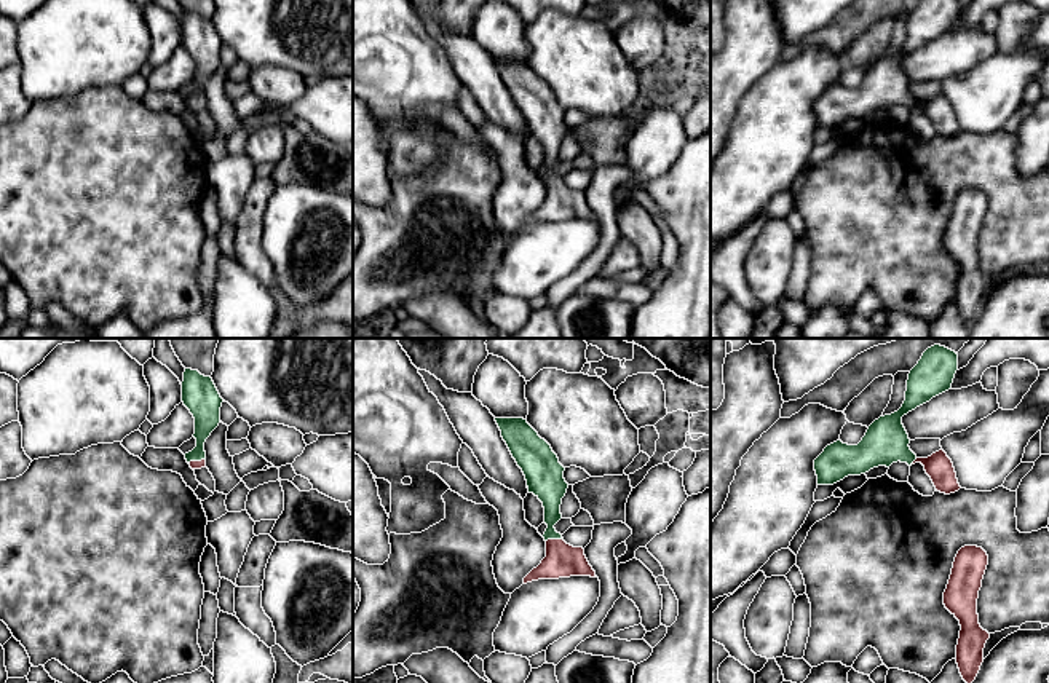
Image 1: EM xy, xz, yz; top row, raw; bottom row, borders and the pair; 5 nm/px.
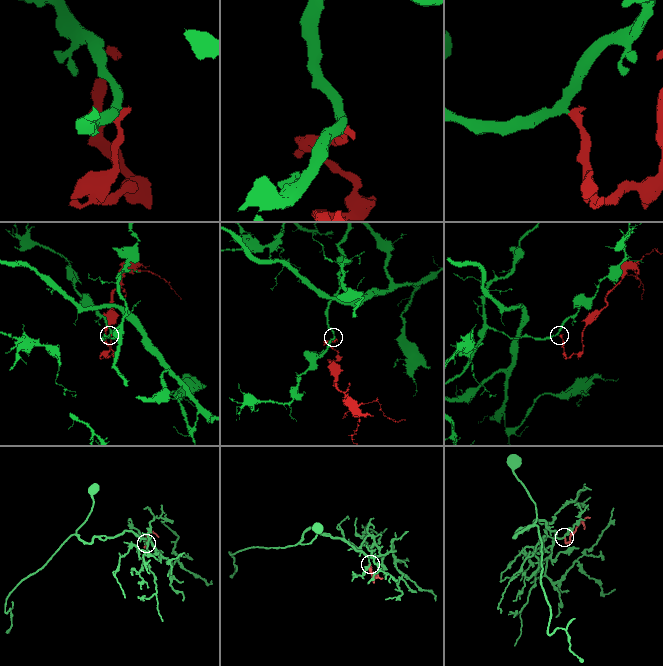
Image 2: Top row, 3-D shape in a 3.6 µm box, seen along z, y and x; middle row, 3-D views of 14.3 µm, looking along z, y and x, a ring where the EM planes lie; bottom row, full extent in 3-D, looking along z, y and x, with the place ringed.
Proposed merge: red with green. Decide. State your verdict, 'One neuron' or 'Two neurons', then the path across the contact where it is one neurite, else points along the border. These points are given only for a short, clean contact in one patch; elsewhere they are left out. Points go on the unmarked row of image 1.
One neuron. Path across: xz (562, 203), (554, 182), (550, 133)

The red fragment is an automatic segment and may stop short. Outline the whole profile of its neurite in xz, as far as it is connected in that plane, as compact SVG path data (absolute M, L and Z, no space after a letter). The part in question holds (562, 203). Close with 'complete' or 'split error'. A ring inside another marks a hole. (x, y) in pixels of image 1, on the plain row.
M495 61L495 64L513 101L525 118L528 136L533 136L543 145L544 166L548 168L543 177L546 199L524 220L524 227L570 219L596 220L584 191L567 187L554 171L562 161L560 147L568 131L564 121L565 110L559 105L557 97L527 62Z; split error

